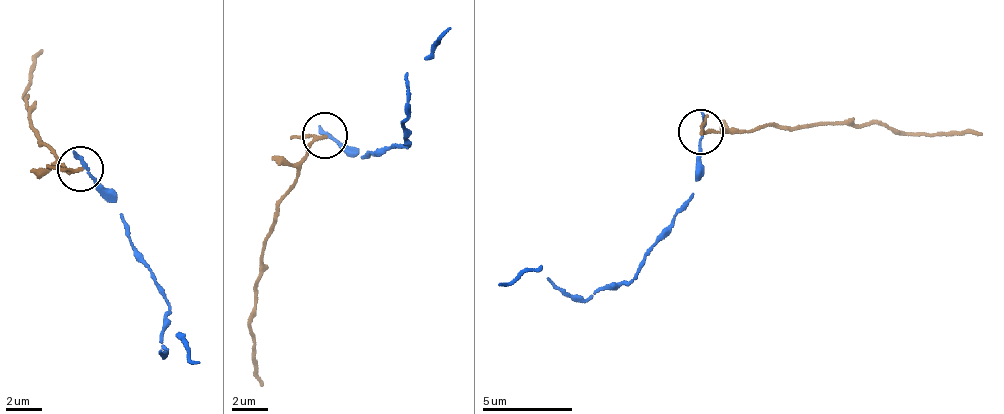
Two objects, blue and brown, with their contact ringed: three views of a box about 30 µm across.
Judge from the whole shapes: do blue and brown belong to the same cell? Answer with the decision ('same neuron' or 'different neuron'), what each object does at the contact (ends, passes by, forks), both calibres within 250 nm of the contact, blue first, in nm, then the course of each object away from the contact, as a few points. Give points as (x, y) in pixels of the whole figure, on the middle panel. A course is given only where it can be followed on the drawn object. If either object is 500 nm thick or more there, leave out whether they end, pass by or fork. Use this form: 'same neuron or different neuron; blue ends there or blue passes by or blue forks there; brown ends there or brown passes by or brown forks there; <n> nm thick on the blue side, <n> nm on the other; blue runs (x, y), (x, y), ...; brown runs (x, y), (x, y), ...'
different neuron; blue ends there; brown passes by; 240 nm thick on the blue side, 140 nm on the other; blue runs (328, 135), (360, 157), (408, 144), (408, 73), (449, 29); brown runs (323, 135), (309, 146), (263, 243), (259, 297), (249, 319), (263, 386)

